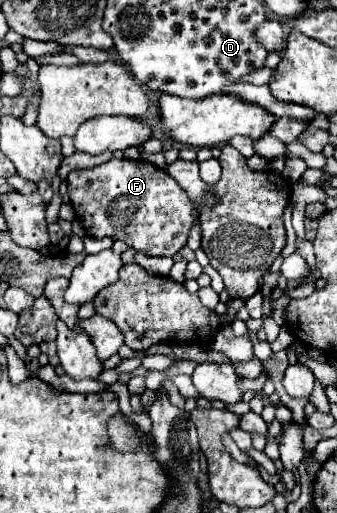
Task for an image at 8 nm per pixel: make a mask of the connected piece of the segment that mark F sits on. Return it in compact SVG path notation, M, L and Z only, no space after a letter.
M113 158L91 170L73 170L67 180L71 206L89 236L123 240L129 248L145 256L175 256L187 244L187 236L201 208L219 204L217 194L205 192L201 206L197 206L177 180L143 160Z

